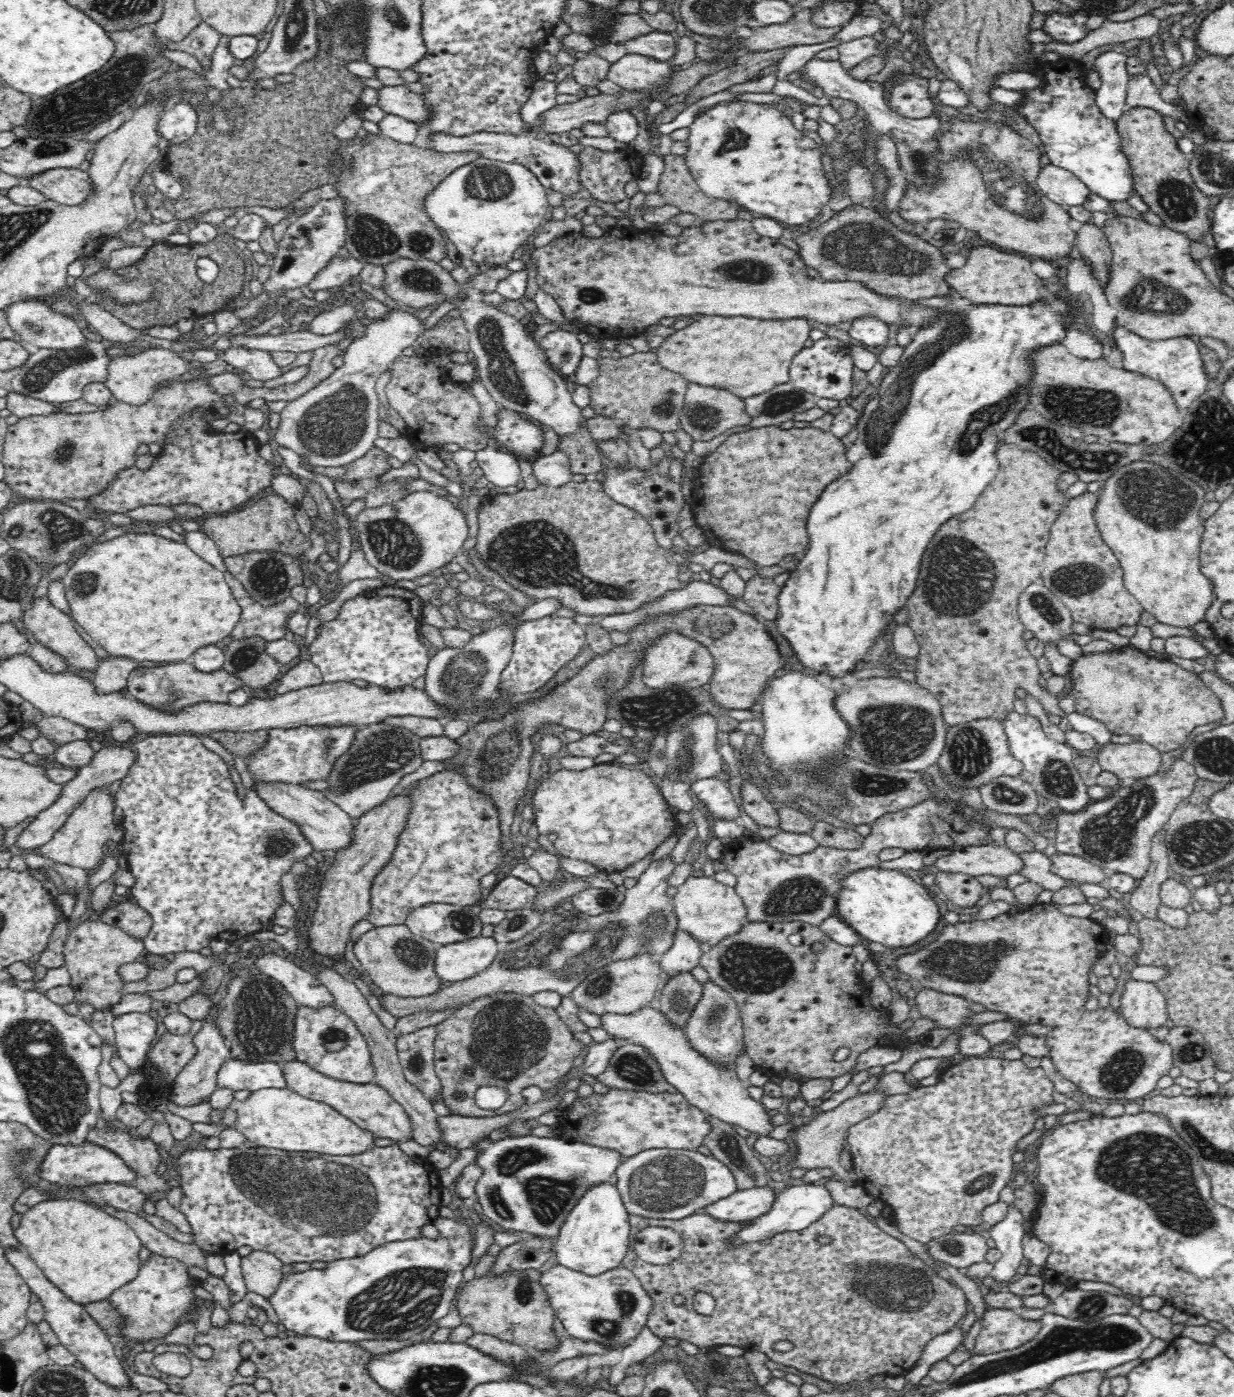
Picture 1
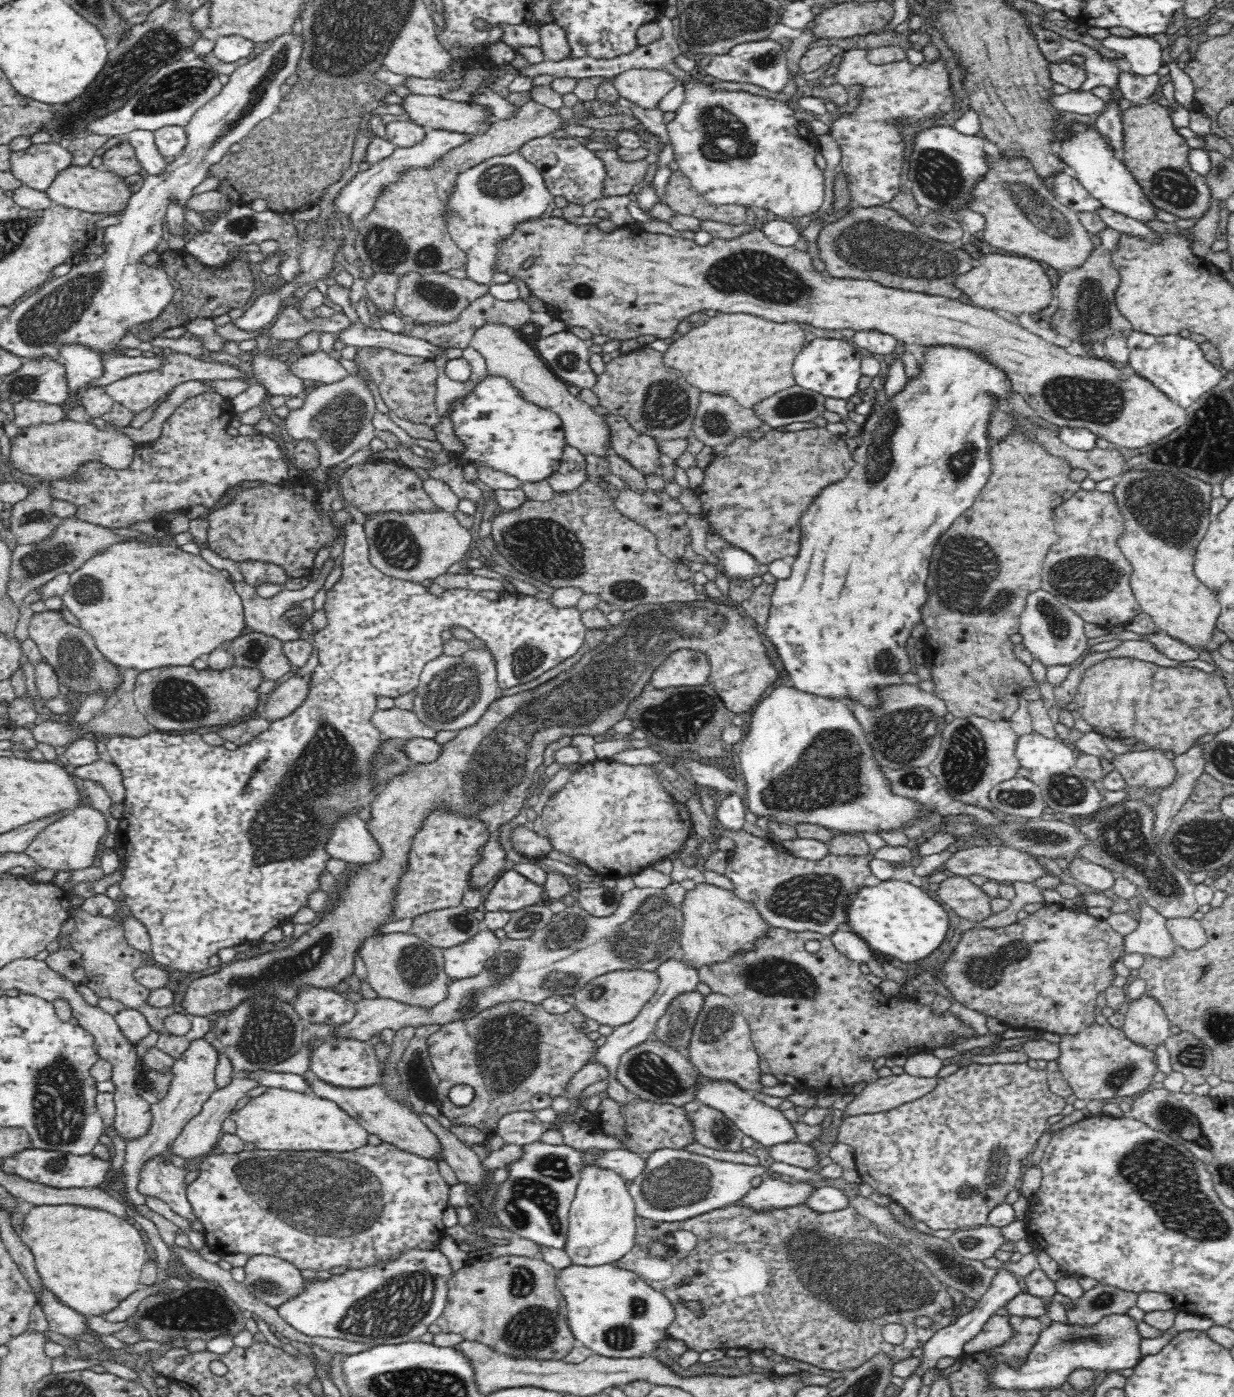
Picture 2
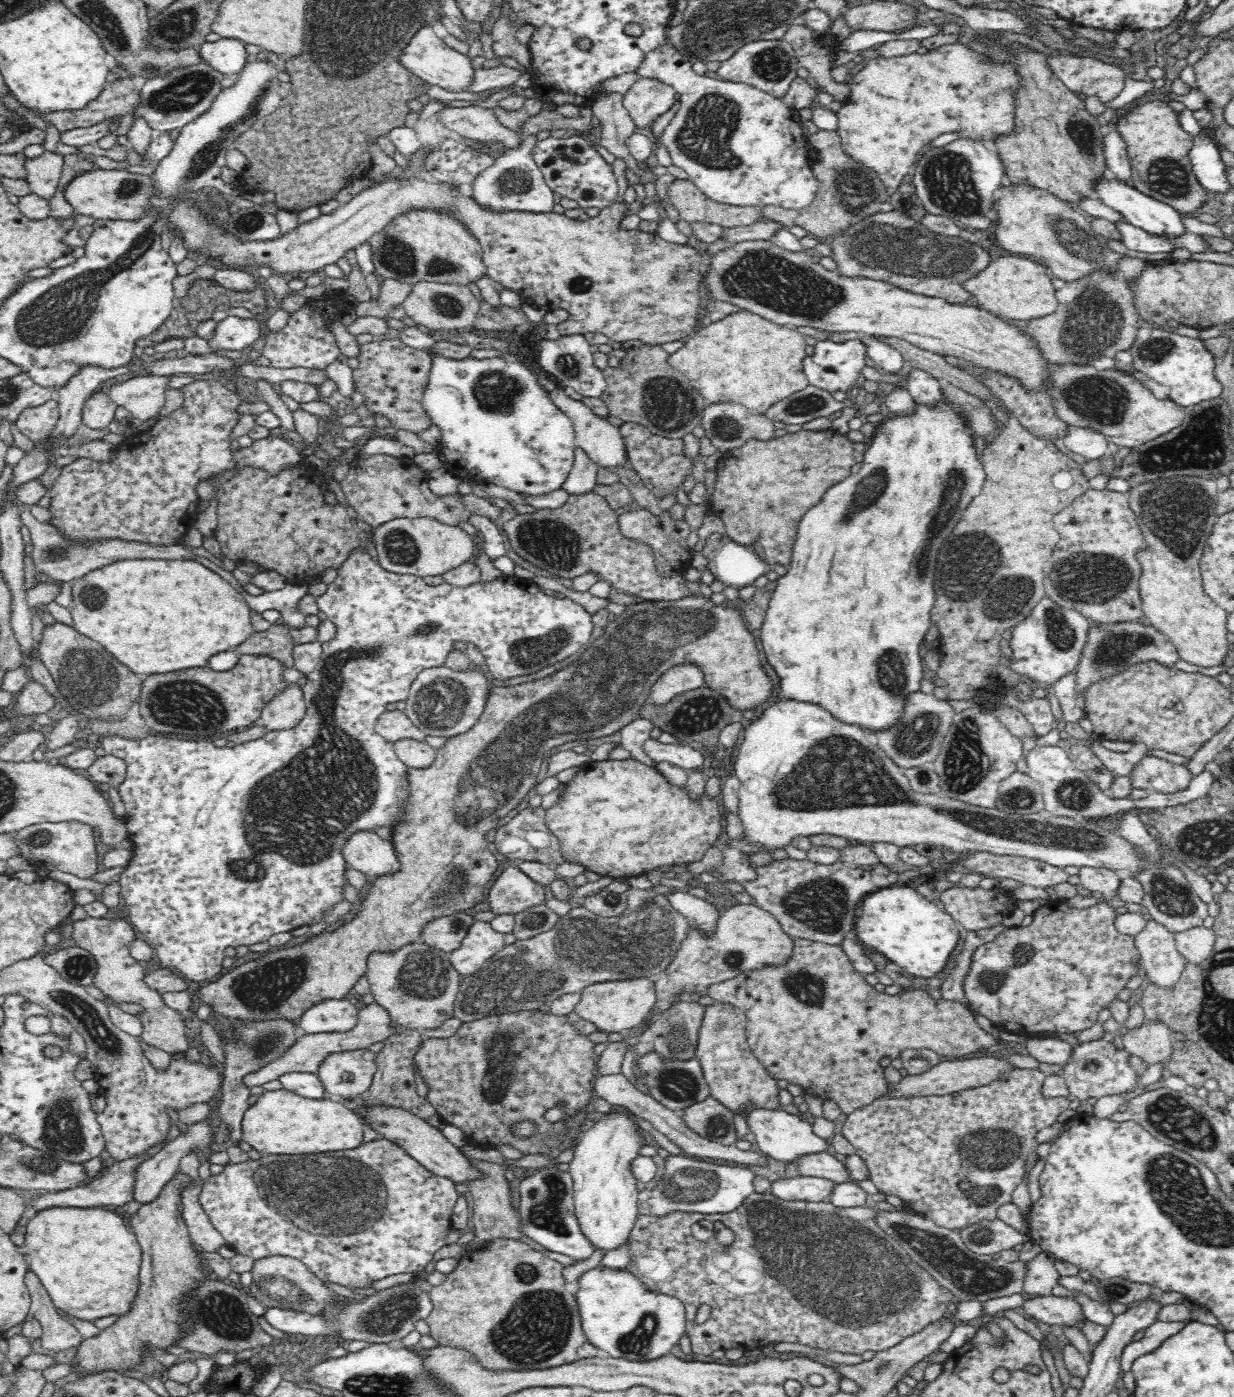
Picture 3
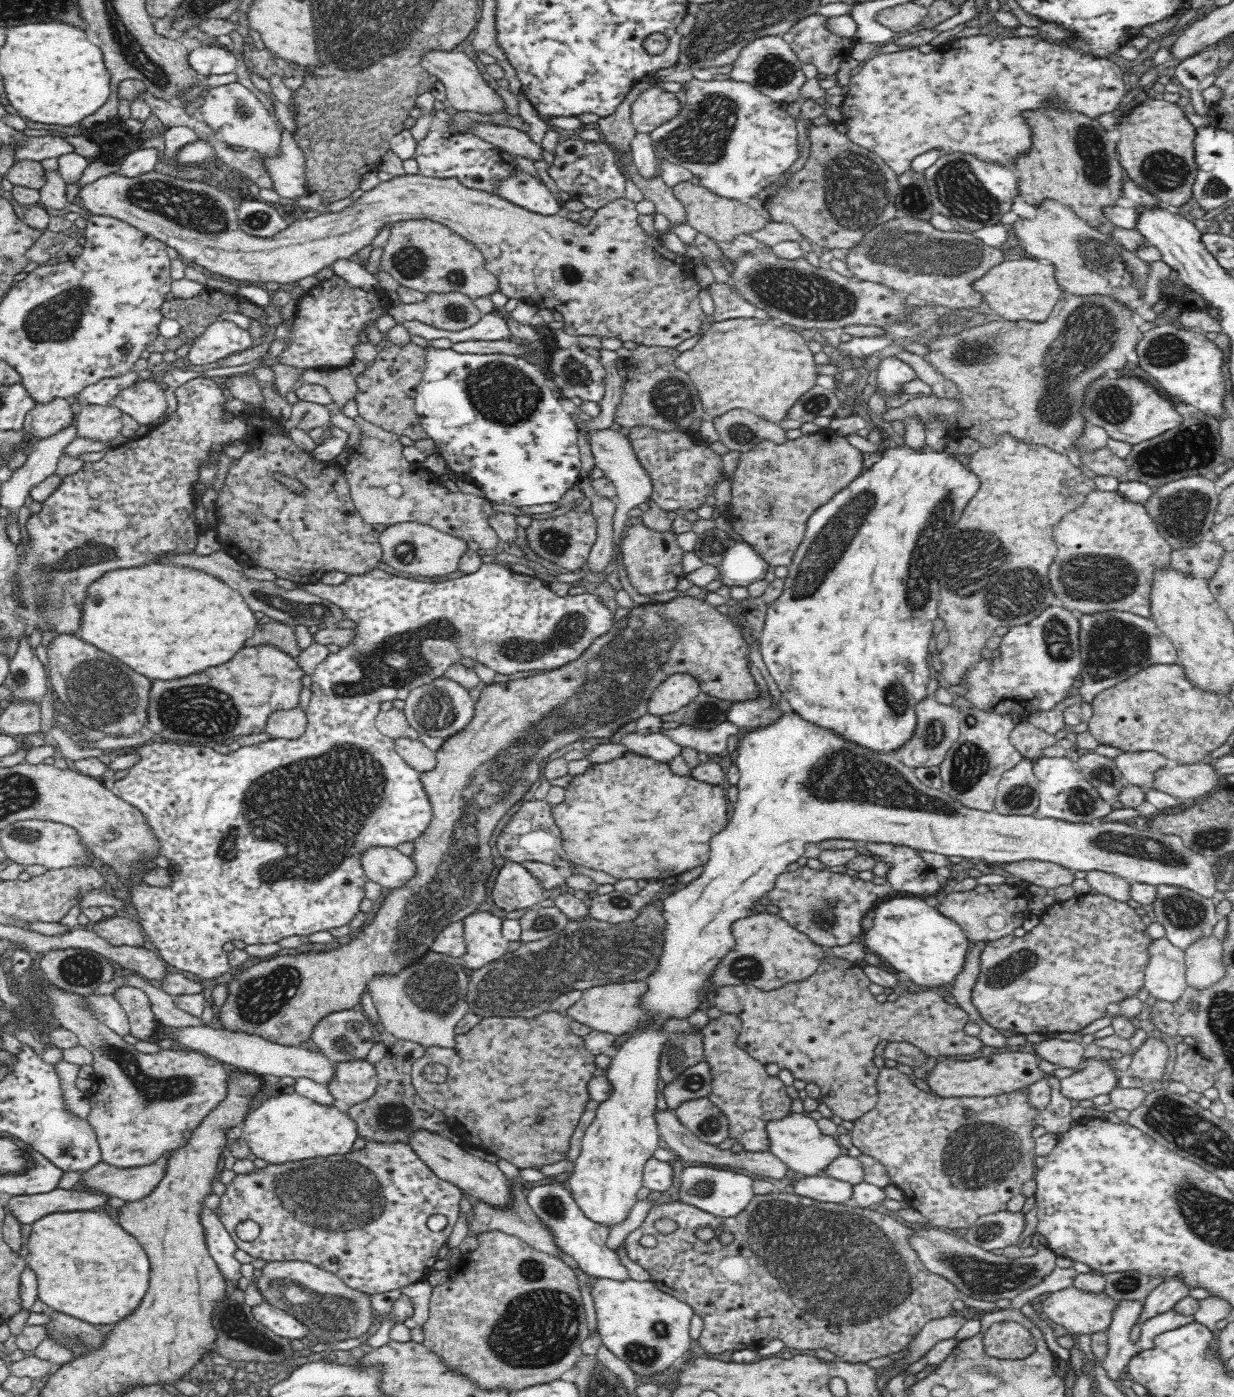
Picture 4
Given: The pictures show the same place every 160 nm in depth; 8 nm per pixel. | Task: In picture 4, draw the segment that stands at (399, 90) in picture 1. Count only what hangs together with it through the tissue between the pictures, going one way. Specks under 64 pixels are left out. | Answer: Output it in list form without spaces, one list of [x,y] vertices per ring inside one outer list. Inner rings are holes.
[[[476,122],[471,126],[470,132],[514,156],[521,156],[533,163],[544,160],[544,148],[541,144],[536,144],[528,133],[514,127]]]

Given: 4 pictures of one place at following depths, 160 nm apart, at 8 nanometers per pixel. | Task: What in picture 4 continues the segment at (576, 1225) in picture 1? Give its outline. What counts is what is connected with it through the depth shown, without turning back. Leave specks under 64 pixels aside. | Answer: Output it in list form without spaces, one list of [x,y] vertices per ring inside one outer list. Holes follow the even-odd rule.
[[[792,711],[790,714],[785,714],[784,717],[780,718],[776,724],[766,726],[766,728],[758,728],[746,734],[742,738],[742,741],[738,742],[737,752],[740,782],[738,782],[737,785],[737,799],[734,804],[731,804],[729,821],[727,822],[726,828],[717,832],[716,836],[712,836],[709,846],[711,848],[710,856],[708,862],[704,863],[701,867],[700,874],[692,880],[692,882],[689,882],[688,886],[682,888],[682,890],[677,889],[677,891],[673,892],[662,902],[660,910],[662,912],[662,917],[665,919],[664,930],[662,931],[662,950],[660,950],[660,956],[655,958],[655,967],[651,969],[649,975],[644,979],[647,988],[639,996],[637,1002],[637,1006],[639,1006],[642,1012],[641,1020],[637,1022],[636,1028],[628,1034],[628,1036],[621,1042],[620,1046],[614,1048],[613,1052],[610,1053],[610,1063],[604,1071],[604,1075],[609,1082],[609,1094],[603,1101],[600,1101],[600,1104],[598,1104],[596,1118],[594,1118],[594,1122],[588,1126],[588,1130],[586,1130],[586,1134],[584,1134],[581,1152],[579,1153],[578,1158],[574,1160],[574,1171],[568,1180],[568,1186],[570,1186],[569,1190],[571,1190],[573,1199],[580,1207],[580,1210],[591,1221],[598,1224],[602,1223],[610,1225],[610,1227],[613,1228],[627,1218],[632,1206],[636,1204],[638,1200],[637,1193],[639,1189],[642,1188],[645,1164],[648,1163],[648,1160],[653,1158],[654,1152],[656,1152],[656,1149],[660,1144],[661,1135],[659,1132],[659,1122],[657,1121],[657,1113],[660,1111],[656,1107],[656,1102],[658,1102],[660,1056],[662,1056],[662,1050],[664,1050],[666,1046],[669,1046],[668,1042],[672,1040],[672,1038],[668,1038],[668,1036],[674,1034],[674,1032],[664,1030],[664,1024],[666,1024],[668,1020],[678,1020],[678,1022],[680,1022],[680,1020],[688,1020],[696,1010],[702,1010],[702,1006],[704,1006],[706,1002],[709,1002],[710,1004],[708,994],[718,992],[718,986],[716,986],[714,979],[716,970],[722,966],[723,961],[728,956],[728,952],[732,952],[732,950],[736,948],[736,937],[734,936],[734,933],[732,933],[732,924],[743,919],[748,919],[750,916],[754,915],[756,904],[761,905],[762,900],[766,899],[766,896],[768,896],[768,892],[774,890],[776,880],[778,880],[784,872],[788,872],[790,866],[794,865],[798,858],[804,856],[805,847],[808,843],[818,844],[818,842],[822,842],[822,840],[832,840],[832,838],[844,838],[862,843],[866,841],[884,842],[894,845],[910,846],[919,851],[924,850],[924,852],[936,852],[936,854],[944,854],[946,857],[962,856],[963,858],[972,859],[977,862],[981,861],[984,864],[995,868],[1004,864],[1022,863],[1024,860],[1038,860],[1056,863],[1074,872],[1077,870],[1082,870],[1082,872],[1085,873],[1089,871],[1102,871],[1120,876],[1129,880],[1131,883],[1135,882],[1136,884],[1184,888],[1206,898],[1211,898],[1214,896],[1216,890],[1218,890],[1218,888],[1216,888],[1216,886],[1218,886],[1218,884],[1216,884],[1217,873],[1214,865],[1217,858],[1205,857],[1204,855],[1192,850],[1192,848],[1186,846],[1186,843],[1182,841],[1182,837],[1176,836],[1176,834],[1166,834],[1162,832],[1162,829],[1156,824],[1150,825],[1147,830],[1141,830],[1141,828],[1133,822],[1130,822],[1130,826],[1129,822],[1100,822],[1097,826],[1094,826],[1092,823],[1074,824],[1053,818],[1043,819],[1036,815],[1002,815],[995,810],[992,812],[972,810],[962,806],[957,800],[954,800],[943,790],[933,789],[927,784],[922,783],[915,776],[913,769],[905,766],[899,760],[898,755],[882,754],[881,752],[870,754],[870,752],[866,752],[865,750],[862,750],[862,748],[856,748],[854,744],[844,744],[844,740],[836,740],[836,736],[832,736],[832,732],[824,732],[822,728],[812,726],[812,724],[802,720]]]

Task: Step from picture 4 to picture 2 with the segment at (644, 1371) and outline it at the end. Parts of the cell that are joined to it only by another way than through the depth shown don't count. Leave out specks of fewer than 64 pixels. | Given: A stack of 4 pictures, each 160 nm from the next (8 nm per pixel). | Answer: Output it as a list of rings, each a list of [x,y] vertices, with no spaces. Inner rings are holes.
[[[570,1265],[557,1270],[556,1288],[565,1300],[568,1327],[576,1340],[594,1354],[608,1358],[636,1358],[650,1354],[666,1338],[675,1308],[664,1293],[648,1286],[634,1271],[616,1265]]]

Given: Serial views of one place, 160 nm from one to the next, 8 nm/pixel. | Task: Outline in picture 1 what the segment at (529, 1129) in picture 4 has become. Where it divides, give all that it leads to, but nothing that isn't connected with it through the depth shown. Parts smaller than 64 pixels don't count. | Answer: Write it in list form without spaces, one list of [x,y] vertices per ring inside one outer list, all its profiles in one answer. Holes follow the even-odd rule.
[[[517,993],[478,996],[452,1012],[436,1028],[437,1035],[433,1042],[435,1071],[441,1080],[444,1103],[448,1105],[452,1115],[459,1116],[492,1117],[521,1108],[526,1104],[521,1093],[525,1087],[536,1085],[544,1090],[555,1087],[571,1070],[574,1057],[585,1053],[587,1049],[582,1042],[572,1037],[570,1028],[560,1020],[555,1009],[536,1004],[530,995]],[[481,1086],[497,1086],[505,1090],[508,1095],[506,1104],[496,1110],[479,1108],[476,1105],[475,1092]]]

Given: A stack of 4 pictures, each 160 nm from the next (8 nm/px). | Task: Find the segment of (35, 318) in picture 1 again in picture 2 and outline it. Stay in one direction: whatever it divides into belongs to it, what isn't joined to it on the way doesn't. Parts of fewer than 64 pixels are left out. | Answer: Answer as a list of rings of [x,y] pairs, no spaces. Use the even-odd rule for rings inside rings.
[[[67,343],[66,346],[60,346],[58,349],[71,390],[76,390],[104,374],[100,354],[89,350],[89,347],[77,346],[77,343]]]

